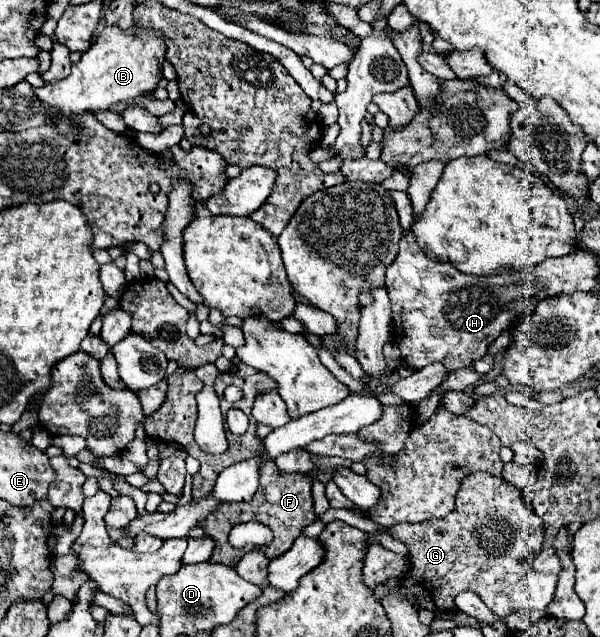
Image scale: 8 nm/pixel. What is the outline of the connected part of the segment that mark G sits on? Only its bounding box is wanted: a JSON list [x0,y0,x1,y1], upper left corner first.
[391,473,557,621]

